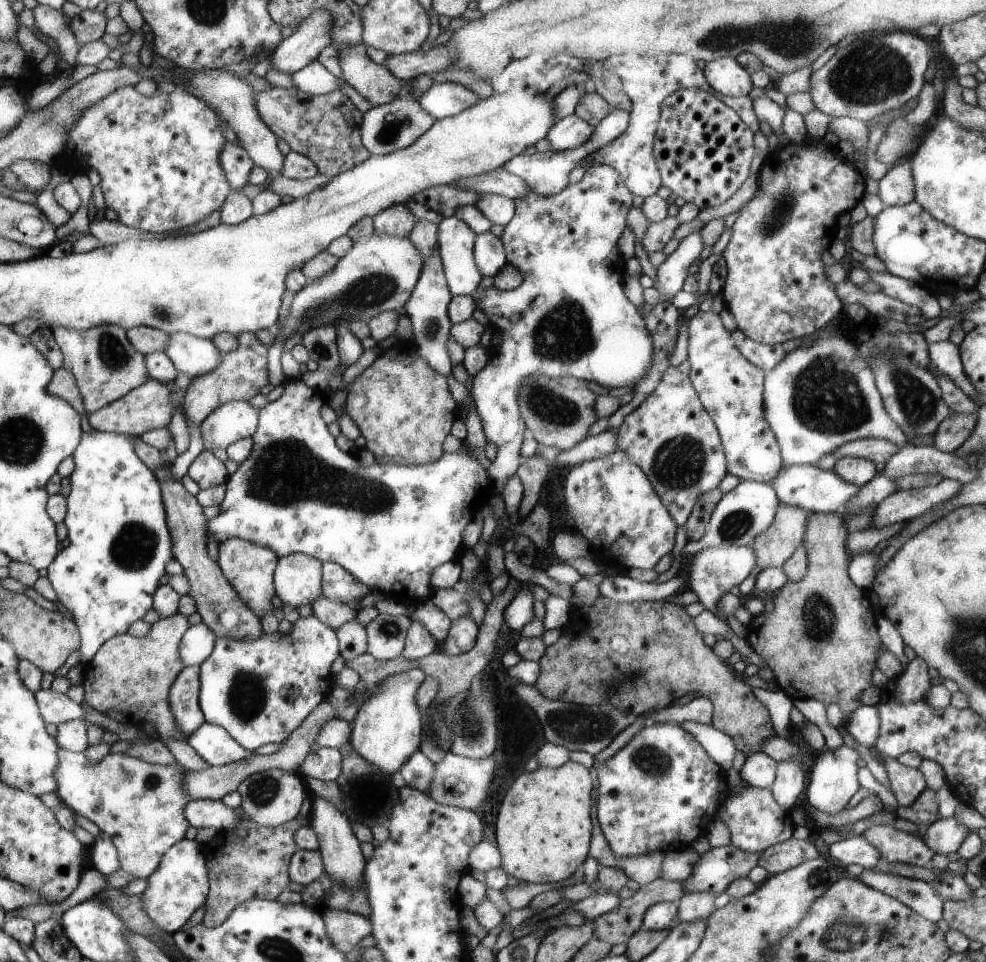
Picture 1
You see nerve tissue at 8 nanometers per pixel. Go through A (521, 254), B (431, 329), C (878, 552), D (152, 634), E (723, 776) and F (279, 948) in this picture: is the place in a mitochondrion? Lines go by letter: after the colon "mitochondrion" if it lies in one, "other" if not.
A: other
B: mitochondrion
C: other
D: other
E: other
F: mitochondrion

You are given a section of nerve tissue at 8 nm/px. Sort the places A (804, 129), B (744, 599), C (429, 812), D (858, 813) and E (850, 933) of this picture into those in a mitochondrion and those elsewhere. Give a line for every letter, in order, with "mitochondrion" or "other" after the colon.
A: other
B: other
C: other
D: other
E: mitochondrion

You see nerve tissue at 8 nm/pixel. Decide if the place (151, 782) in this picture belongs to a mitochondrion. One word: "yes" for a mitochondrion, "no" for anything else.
yes

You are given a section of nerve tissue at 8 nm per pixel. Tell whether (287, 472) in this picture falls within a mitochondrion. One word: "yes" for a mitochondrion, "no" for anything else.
yes

